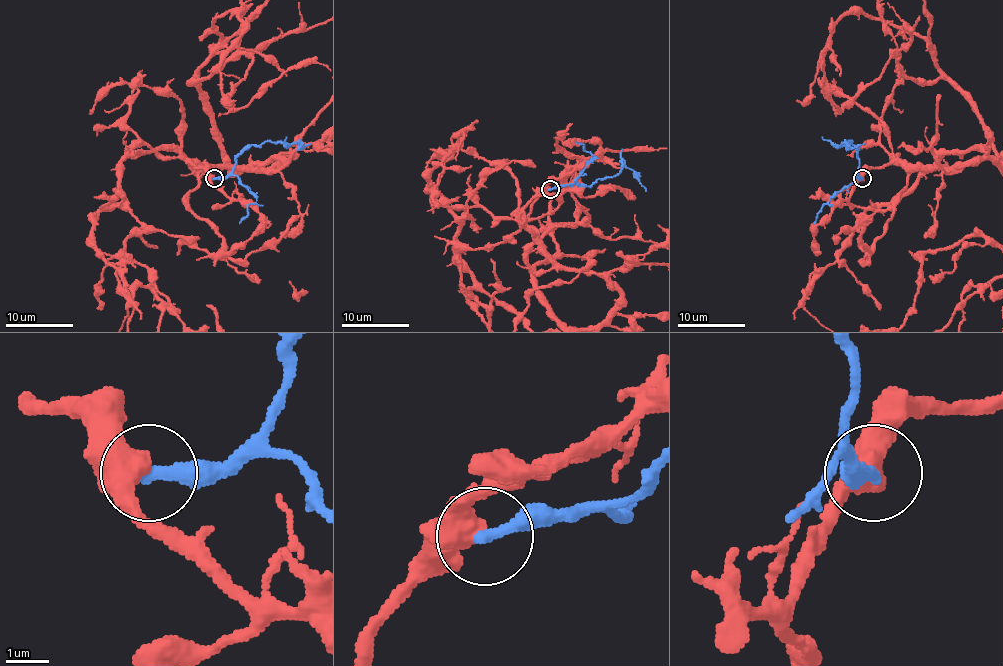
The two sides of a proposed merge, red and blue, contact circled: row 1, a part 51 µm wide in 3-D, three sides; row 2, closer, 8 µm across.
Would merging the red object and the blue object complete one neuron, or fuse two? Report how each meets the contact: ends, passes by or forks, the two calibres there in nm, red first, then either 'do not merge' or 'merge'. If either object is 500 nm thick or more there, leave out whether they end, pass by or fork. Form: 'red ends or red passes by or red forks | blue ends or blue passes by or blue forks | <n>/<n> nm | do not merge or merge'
red forks | blue ends | 360/320 nm | do not merge

